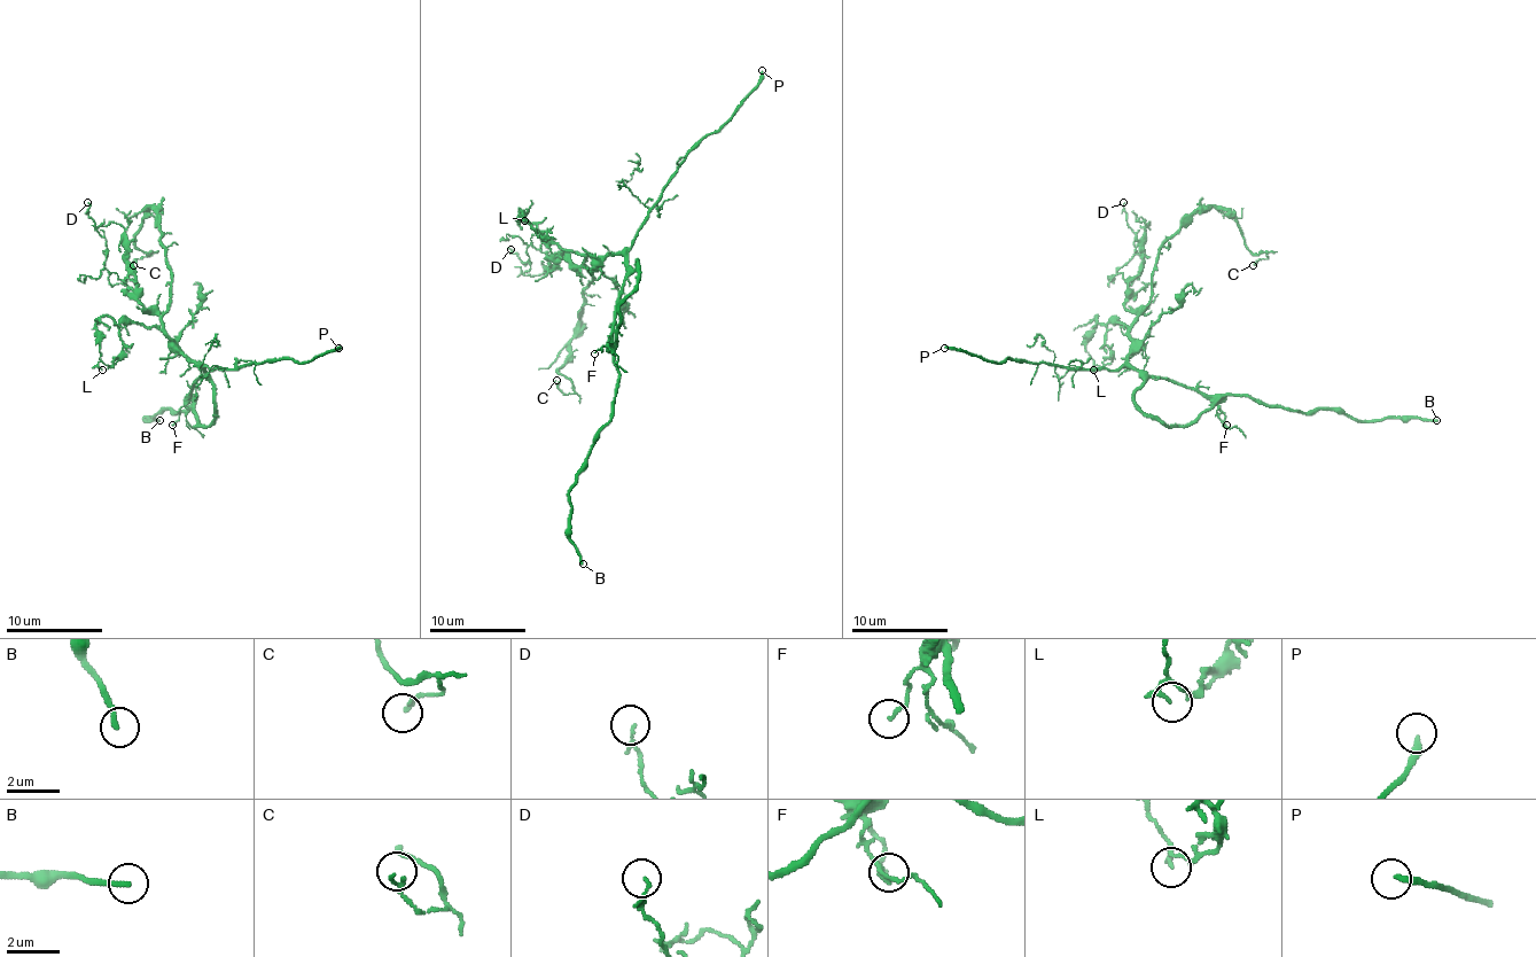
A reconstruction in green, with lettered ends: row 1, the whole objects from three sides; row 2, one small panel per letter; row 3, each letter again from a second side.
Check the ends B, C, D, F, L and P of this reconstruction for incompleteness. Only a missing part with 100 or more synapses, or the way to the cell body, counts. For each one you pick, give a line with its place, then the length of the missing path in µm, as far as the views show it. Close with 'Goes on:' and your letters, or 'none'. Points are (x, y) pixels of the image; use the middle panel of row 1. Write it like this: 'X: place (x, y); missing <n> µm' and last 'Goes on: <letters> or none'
B: place (583, 563); missing 140 µm
Goes on: B

